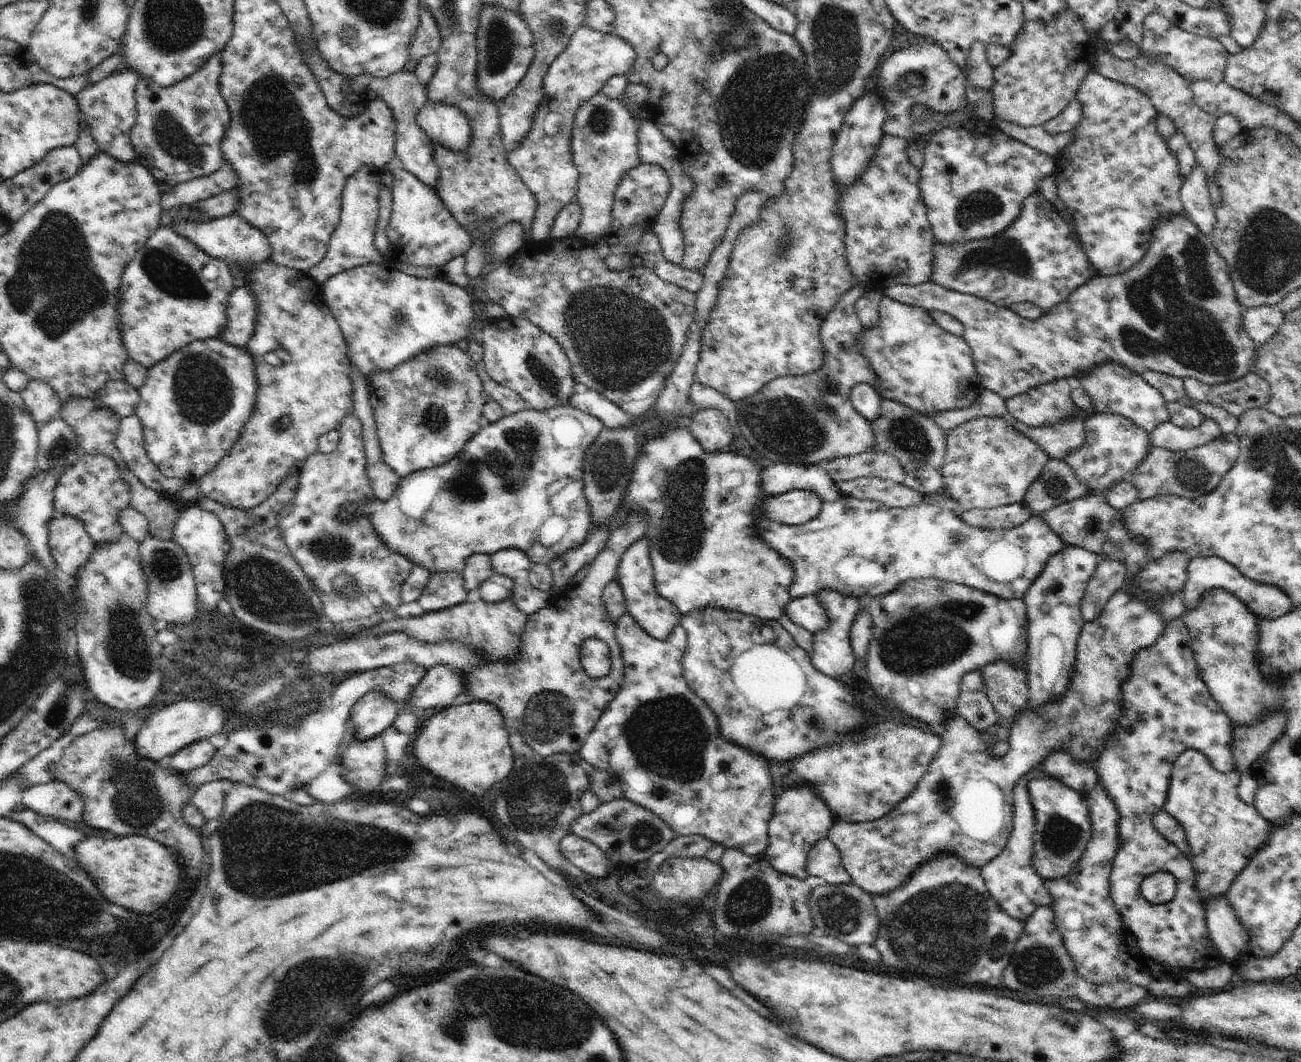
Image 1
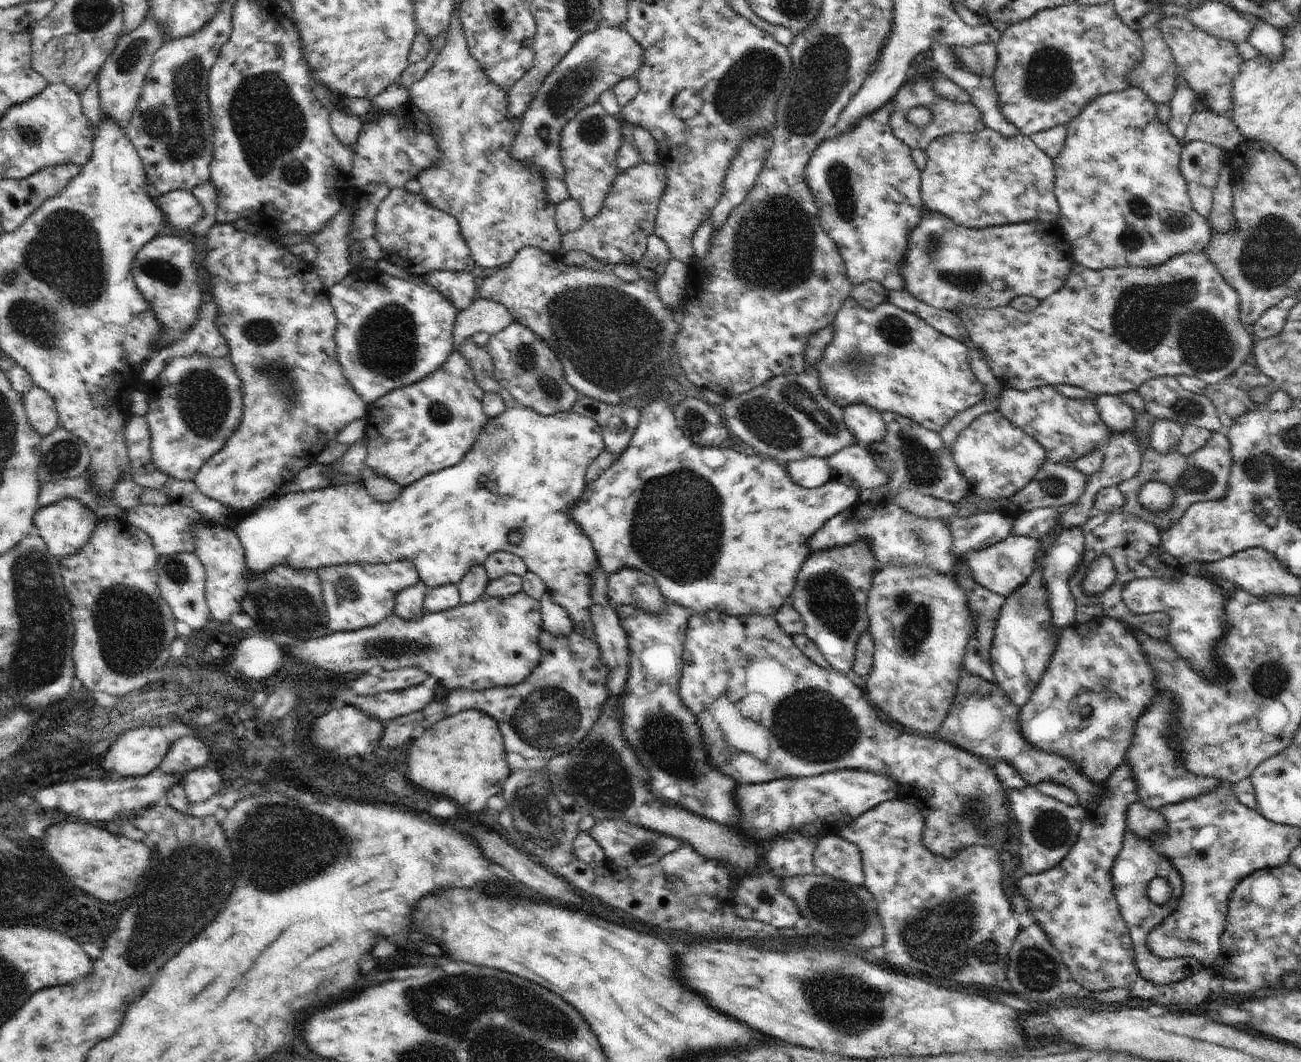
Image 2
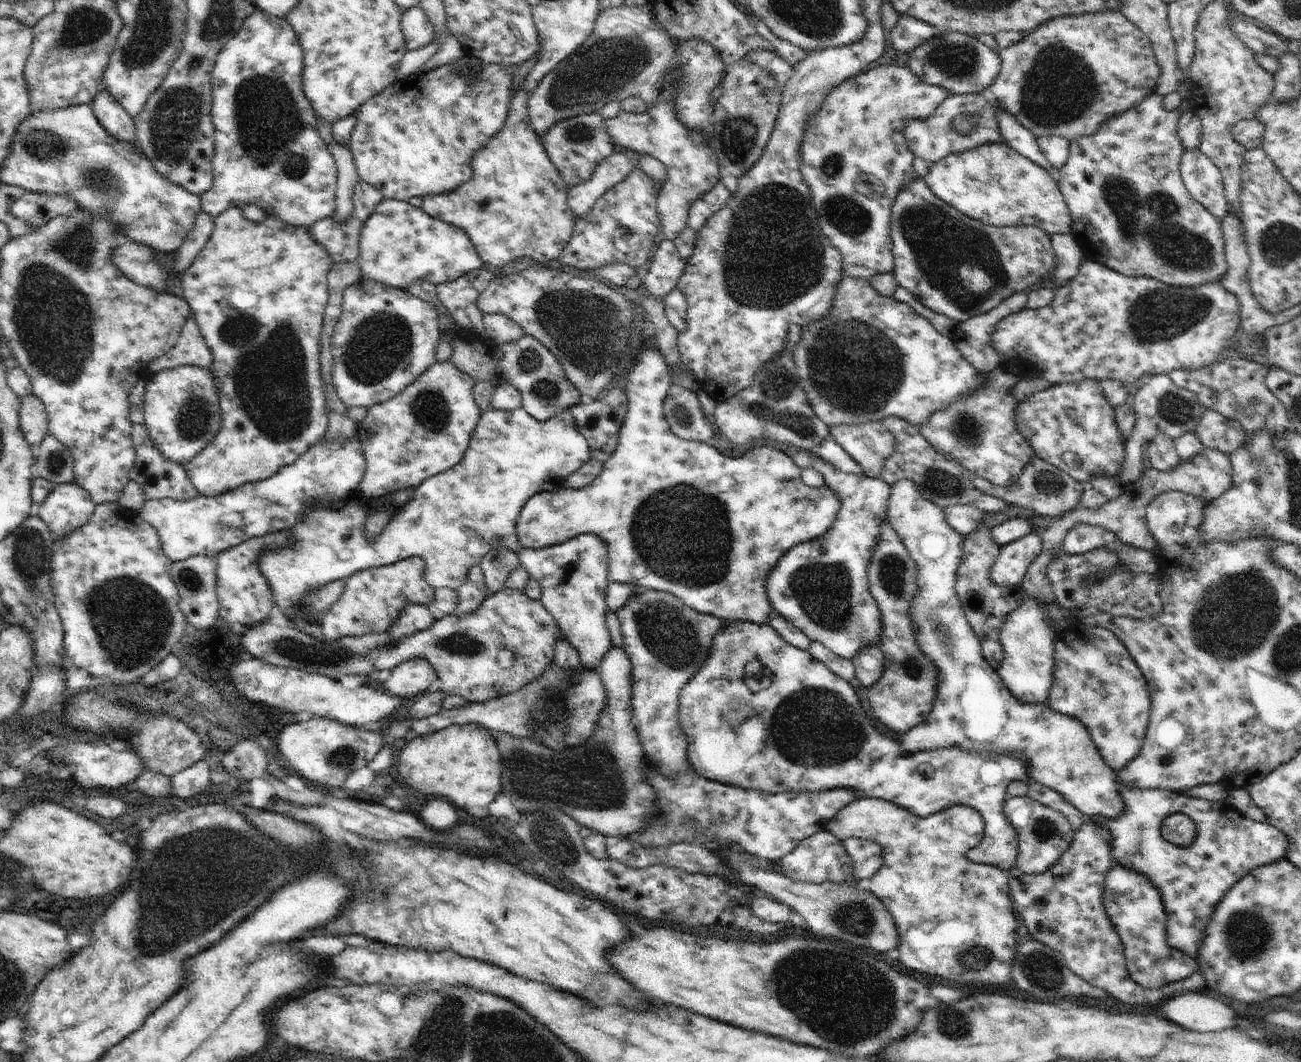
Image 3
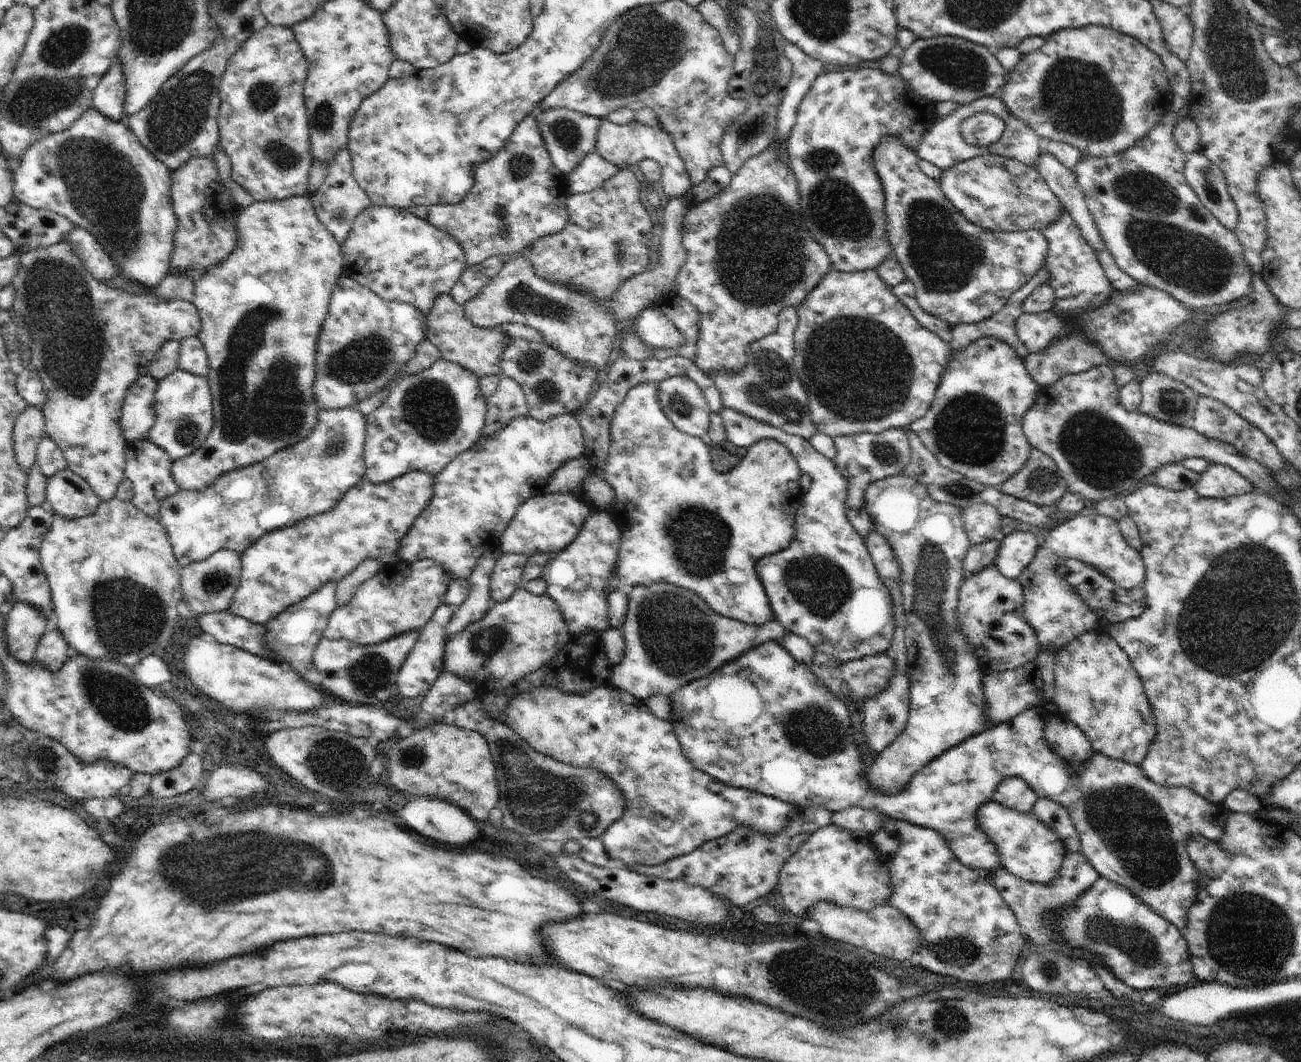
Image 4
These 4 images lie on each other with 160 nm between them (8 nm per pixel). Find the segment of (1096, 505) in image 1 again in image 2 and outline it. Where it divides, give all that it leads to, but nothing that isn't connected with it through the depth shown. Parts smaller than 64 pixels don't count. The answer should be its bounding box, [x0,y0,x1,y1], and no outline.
[1011,507,1068,541]

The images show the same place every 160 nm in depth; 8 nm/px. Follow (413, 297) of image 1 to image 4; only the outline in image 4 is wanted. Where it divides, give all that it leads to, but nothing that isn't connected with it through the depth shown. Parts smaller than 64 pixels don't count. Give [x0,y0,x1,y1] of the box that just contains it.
[313,275,427,410]

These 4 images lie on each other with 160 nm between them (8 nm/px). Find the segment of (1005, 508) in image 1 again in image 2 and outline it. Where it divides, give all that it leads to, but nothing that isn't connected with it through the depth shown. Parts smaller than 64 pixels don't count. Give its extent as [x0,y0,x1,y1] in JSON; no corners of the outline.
[950,511,1015,557]

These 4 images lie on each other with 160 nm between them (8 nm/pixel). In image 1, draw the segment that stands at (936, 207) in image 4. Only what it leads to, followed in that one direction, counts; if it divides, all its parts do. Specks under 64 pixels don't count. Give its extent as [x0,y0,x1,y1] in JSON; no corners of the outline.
[929,192,1095,311]

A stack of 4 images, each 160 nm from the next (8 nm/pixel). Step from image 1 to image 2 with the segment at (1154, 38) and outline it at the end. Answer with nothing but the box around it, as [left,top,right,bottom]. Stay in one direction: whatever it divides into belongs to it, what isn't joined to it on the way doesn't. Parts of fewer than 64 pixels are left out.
[1158,17,1243,116]

